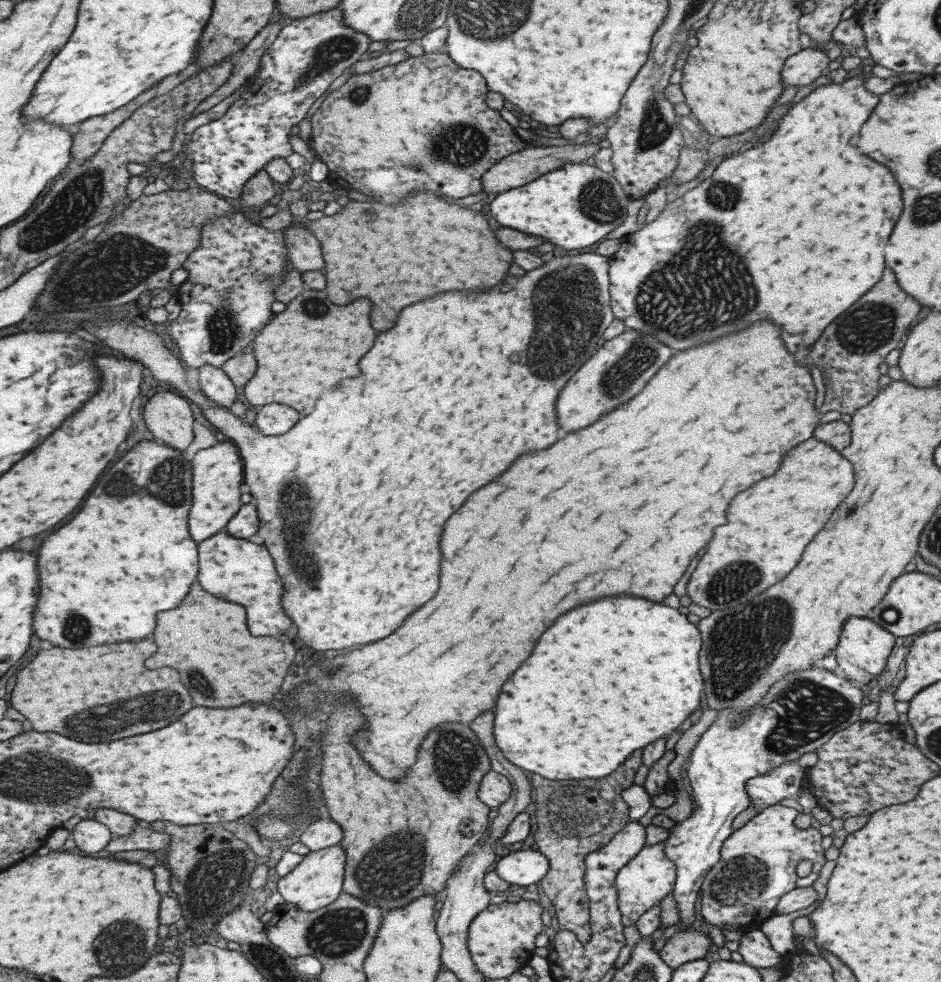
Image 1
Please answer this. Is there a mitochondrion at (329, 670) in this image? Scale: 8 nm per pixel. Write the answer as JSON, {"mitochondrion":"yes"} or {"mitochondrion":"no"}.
{"mitochondrion":"yes"}

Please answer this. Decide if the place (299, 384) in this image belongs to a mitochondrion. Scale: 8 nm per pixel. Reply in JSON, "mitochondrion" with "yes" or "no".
{"mitochondrion":"no"}

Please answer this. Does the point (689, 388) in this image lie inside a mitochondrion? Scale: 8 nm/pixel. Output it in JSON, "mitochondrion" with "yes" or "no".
{"mitochondrion":"no"}

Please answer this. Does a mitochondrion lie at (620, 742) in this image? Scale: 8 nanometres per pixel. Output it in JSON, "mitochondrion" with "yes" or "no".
{"mitochondrion":"no"}

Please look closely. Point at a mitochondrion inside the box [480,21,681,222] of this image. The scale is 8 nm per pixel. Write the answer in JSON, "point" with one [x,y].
{"point":[654,129]}

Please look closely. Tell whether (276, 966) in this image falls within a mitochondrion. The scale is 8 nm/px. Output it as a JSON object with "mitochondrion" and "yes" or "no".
{"mitochondrion":"yes"}

